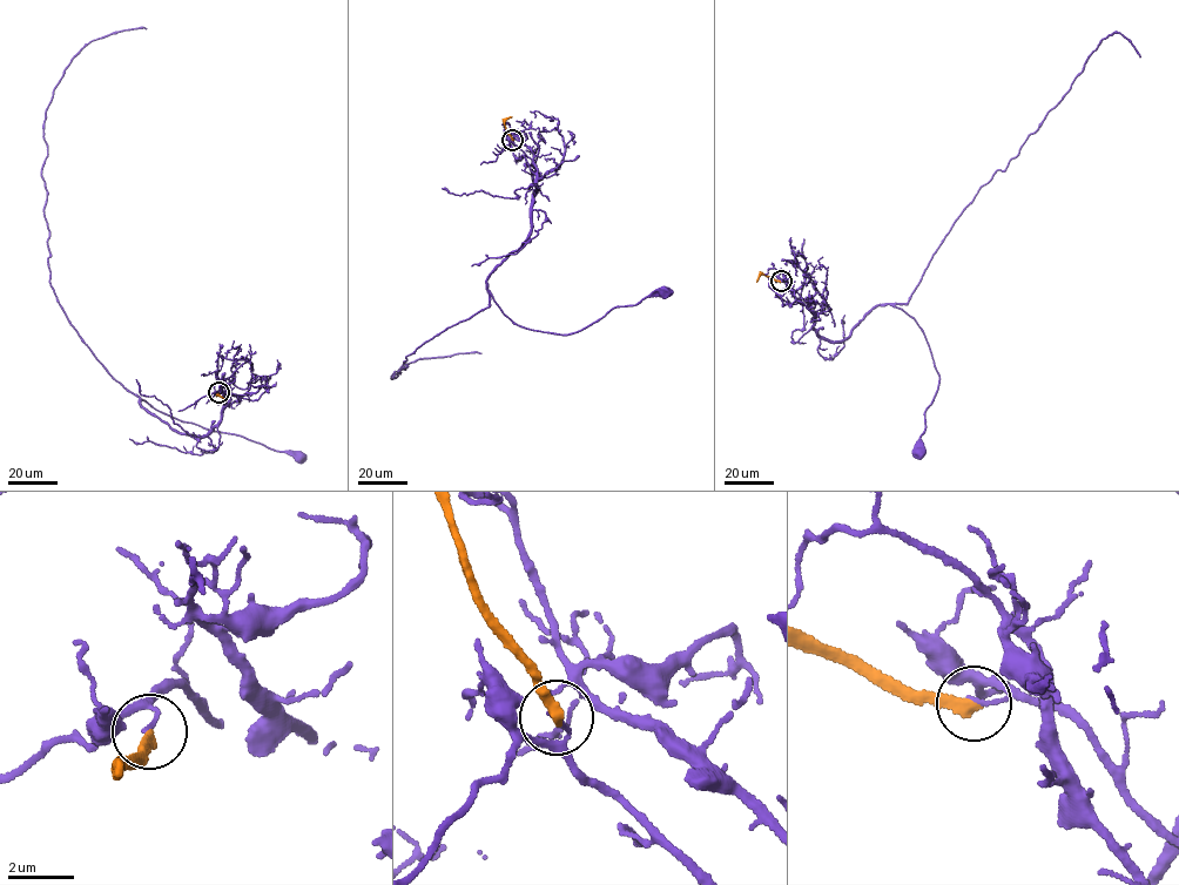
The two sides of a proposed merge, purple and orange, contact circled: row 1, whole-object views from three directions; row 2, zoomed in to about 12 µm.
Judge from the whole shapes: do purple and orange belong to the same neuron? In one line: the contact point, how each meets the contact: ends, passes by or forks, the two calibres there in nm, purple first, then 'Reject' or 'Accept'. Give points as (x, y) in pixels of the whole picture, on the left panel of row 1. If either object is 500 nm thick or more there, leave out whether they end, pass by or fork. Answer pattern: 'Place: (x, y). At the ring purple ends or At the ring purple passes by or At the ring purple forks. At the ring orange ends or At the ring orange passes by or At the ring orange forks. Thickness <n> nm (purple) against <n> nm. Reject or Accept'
Place: (219, 392). At the ring purple ends. At the ring orange ends. Thickness 100 nm (purple) against 360 nm. Reject

